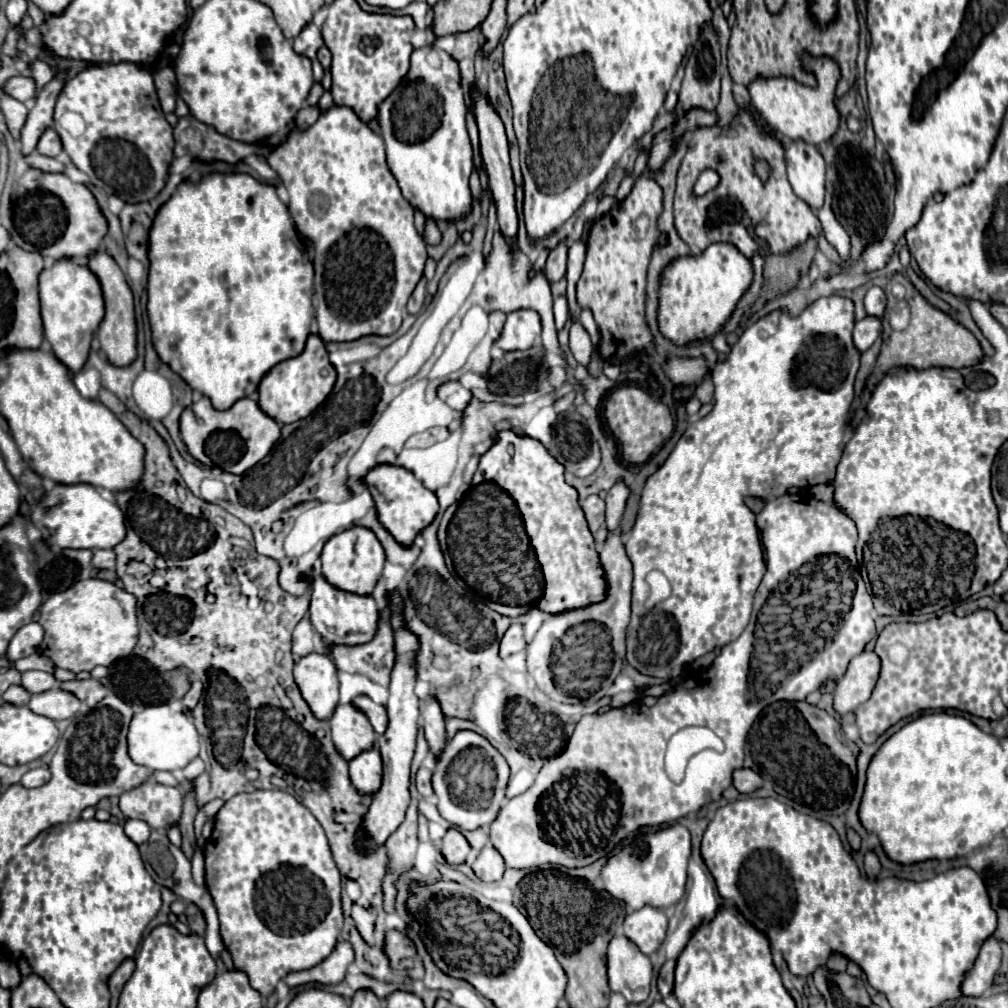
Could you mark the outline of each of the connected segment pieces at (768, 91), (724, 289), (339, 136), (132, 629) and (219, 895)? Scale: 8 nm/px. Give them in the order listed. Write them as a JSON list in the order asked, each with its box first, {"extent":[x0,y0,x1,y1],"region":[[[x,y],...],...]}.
[{"extent":[748,56,840,144],"region":[[[804,56],[804,70],[812,72],[818,80],[818,88],[808,88],[804,84],[798,84],[792,78],[778,76],[778,78],[762,78],[758,76],[748,84],[752,106],[760,112],[760,116],[766,120],[768,126],[772,126],[780,136],[788,136],[790,140],[802,138],[810,144],[820,144],[832,138],[832,134],[838,130],[838,112],[835,106],[835,87],[840,78],[838,65],[832,58],[820,56]]]},{"extent":[658,242,754,346],"region":[[[728,242],[710,244],[698,256],[674,258],[662,272],[658,288],[658,330],[676,346],[712,340],[732,316],[738,300],[754,280],[752,262]]]},{"extent":[266,106,426,342],"region":[[[332,106],[308,130],[290,130],[286,142],[266,160],[290,194],[288,208],[298,232],[314,244],[314,306],[320,338],[324,342],[350,342],[368,334],[394,334],[402,324],[406,302],[422,278],[426,244],[414,228],[412,206],[404,200],[386,164],[382,136],[372,132],[352,108]]]},{"extent":[40,578,138,672],"region":[[[88,578],[72,584],[70,588],[52,594],[40,608],[44,640],[40,652],[48,656],[54,666],[72,672],[92,670],[94,666],[110,666],[114,660],[128,656],[138,642],[136,598],[118,588],[114,582]]]},{"extent":[204,790,344,998],"region":[[[254,790],[250,794],[242,792],[242,794],[232,796],[218,810],[218,814],[214,818],[212,836],[204,844],[204,862],[206,862],[206,888],[208,888],[208,892],[210,892],[212,900],[214,900],[214,906],[218,910],[222,942],[228,948],[228,952],[232,954],[234,968],[248,976],[252,988],[256,992],[260,992],[262,998],[268,998],[274,992],[278,980],[282,980],[286,974],[298,972],[298,970],[308,970],[308,968],[320,964],[334,950],[334,946],[338,942],[338,934],[342,930],[342,922],[344,922],[342,900],[340,900],[342,876],[340,876],[340,870],[336,868],[336,862],[332,860],[332,852],[330,852],[330,844],[328,844],[328,838],[324,834],[324,828],[312,816],[312,812],[304,804],[300,804],[292,794],[288,794],[284,790]]]}]

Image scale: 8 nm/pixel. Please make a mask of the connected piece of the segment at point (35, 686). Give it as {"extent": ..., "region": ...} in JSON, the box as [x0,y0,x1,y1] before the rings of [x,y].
{"extent":[22,670,58,694],"region":[[[30,670],[22,674],[22,686],[30,692],[30,694],[38,694],[44,690],[54,688],[58,682],[54,678],[54,674],[50,672],[40,672],[40,670]]]}

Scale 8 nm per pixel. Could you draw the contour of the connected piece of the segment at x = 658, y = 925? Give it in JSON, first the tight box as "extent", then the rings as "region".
{"extent":[624,906,668,954],"region":[[[644,906],[636,912],[630,912],[624,920],[624,936],[628,936],[644,954],[652,954],[658,950],[662,940],[666,938],[668,918],[664,910]]]}

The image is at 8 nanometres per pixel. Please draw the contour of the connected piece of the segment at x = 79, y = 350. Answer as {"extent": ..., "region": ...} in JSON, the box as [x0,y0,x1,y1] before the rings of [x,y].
{"extent":[40,258,104,374],"region":[[[68,258],[56,260],[52,268],[40,274],[40,308],[44,336],[52,344],[56,358],[64,362],[72,374],[80,372],[88,358],[92,336],[104,318],[104,298],[96,274],[88,266],[78,266]]]}

